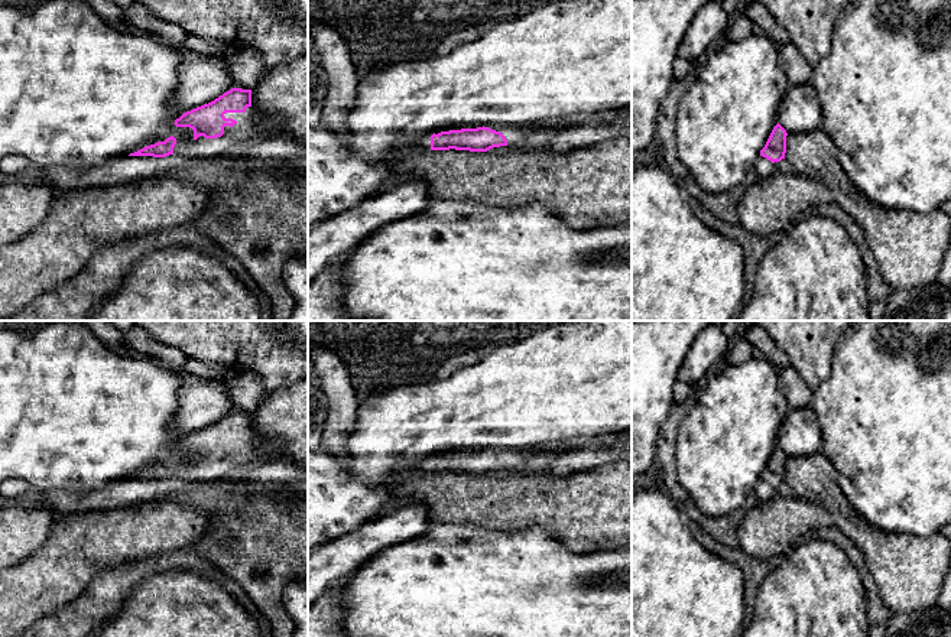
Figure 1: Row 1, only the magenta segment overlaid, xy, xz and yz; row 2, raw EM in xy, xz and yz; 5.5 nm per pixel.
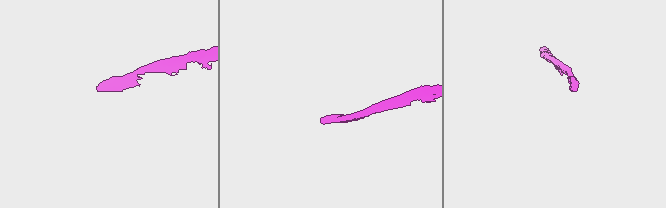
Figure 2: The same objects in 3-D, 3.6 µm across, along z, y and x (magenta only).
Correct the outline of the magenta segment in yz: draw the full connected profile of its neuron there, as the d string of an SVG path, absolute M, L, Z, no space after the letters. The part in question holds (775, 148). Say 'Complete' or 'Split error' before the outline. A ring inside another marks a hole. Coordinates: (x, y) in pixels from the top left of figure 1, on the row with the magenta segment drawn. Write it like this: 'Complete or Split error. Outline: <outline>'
Split error. Outline: M778 123L765 147L760 150L760 156L754 163L754 170L759 179L763 179L776 170L775 162L785 159L786 153L786 130Z

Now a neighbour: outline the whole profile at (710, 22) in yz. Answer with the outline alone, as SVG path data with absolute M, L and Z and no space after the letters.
M721 0L708 1L691 22L679 45L678 56L692 62L708 53L711 43L727 30L730 22L731 17L724 10Z

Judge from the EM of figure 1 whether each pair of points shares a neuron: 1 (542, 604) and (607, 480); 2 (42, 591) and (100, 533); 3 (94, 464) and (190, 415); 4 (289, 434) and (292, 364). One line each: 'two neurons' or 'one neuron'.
1: two neurons
2: one neuron
3: two neurons
4: two neurons

